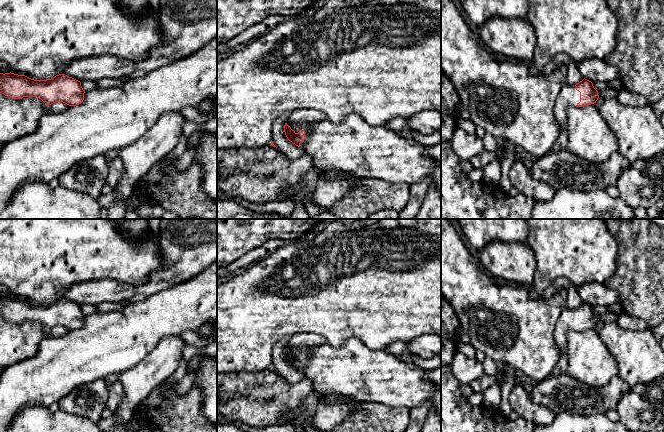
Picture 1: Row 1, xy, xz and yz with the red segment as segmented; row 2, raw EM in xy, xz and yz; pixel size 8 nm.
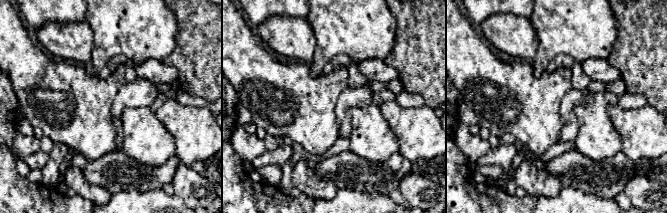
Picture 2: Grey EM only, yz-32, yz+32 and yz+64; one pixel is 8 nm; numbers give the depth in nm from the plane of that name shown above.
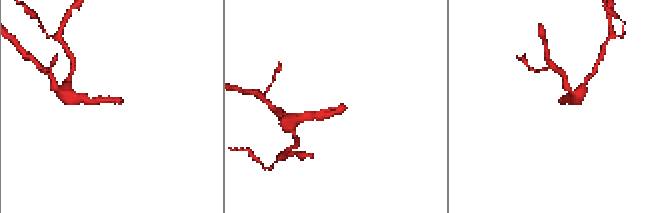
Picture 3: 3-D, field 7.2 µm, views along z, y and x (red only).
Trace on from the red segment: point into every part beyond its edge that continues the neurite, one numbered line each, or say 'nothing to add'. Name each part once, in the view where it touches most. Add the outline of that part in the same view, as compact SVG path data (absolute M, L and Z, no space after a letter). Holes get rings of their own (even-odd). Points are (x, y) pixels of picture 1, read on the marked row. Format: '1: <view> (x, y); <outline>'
1: yz (569, 96); M565 83L556 99L554 107L555 118L558 121L561 129L567 130L568 107L576 106L579 102L580 102L580 92L576 90L576 86Z

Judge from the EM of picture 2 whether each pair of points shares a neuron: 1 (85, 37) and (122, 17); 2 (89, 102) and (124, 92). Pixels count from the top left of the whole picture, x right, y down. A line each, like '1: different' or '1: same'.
1: different
2: different

